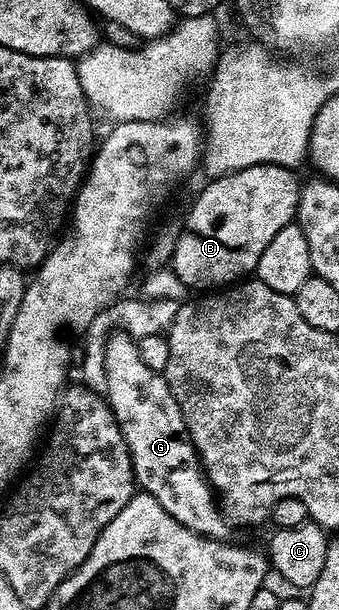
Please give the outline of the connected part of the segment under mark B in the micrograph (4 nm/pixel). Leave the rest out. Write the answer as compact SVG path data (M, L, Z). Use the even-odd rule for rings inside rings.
M250 162L249 166L244 167L242 171L231 171L227 175L210 178L210 183L198 193L197 200L194 201L193 208L190 209L189 216L185 219L185 227L183 223L183 230L177 236L177 245L171 260L171 268L178 275L178 279L182 281L183 285L197 293L209 293L214 289L228 288L230 285L236 284L256 272L259 257L263 257L263 249L267 249L267 245L273 240L275 233L279 233L279 229L283 229L287 224L296 220L297 206L299 205L303 183L302 180L297 180L297 175L293 171L296 170L290 169L288 166L280 167L274 163Z

